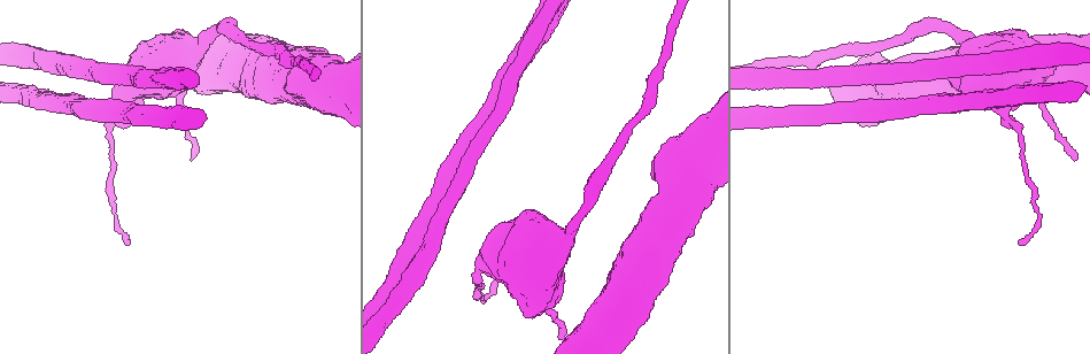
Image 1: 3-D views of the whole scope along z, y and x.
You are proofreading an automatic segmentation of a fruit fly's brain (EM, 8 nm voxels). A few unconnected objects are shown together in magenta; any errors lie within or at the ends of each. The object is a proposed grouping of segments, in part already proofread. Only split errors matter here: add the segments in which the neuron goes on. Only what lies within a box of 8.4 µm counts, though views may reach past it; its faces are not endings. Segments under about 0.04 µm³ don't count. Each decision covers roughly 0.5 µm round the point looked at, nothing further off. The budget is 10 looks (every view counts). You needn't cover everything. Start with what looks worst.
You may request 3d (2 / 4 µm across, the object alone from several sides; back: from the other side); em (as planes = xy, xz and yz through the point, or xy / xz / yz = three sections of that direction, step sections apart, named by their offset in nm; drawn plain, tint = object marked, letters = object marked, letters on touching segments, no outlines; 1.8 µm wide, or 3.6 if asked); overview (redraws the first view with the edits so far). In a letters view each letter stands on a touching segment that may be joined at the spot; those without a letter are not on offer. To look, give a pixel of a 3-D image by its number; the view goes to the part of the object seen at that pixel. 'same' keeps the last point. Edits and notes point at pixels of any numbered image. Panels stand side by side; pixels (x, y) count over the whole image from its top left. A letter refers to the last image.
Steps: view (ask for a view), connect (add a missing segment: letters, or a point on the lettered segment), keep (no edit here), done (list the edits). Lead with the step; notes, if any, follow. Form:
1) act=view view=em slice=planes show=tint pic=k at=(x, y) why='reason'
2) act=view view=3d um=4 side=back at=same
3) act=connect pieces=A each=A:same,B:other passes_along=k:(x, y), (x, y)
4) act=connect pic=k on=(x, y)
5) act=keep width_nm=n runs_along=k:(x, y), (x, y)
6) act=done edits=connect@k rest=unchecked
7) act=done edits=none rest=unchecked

act=view view=3d um=2 pic=1 at=(1019, 244) why='long arm stops here'

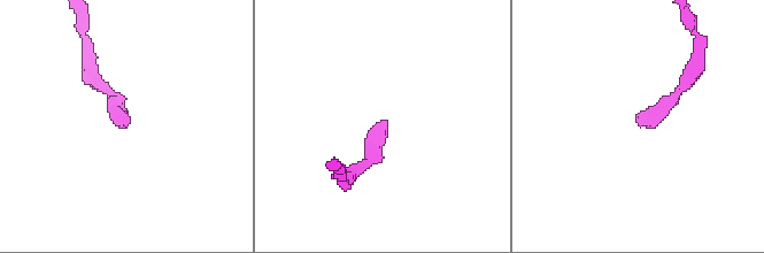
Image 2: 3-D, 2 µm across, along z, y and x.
act=view view=em slice=planes show=plain pic=2 at=(639, 123)

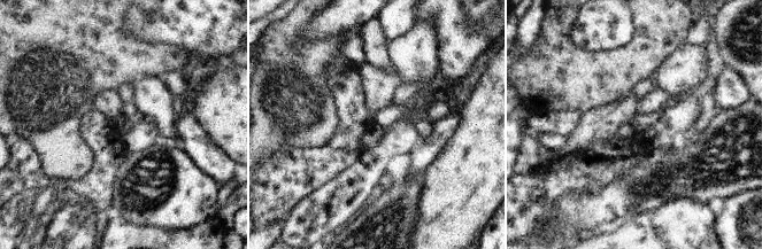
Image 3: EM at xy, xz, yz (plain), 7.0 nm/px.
act=view view=em slice=planes show=letters at=same why='see the neighbours'

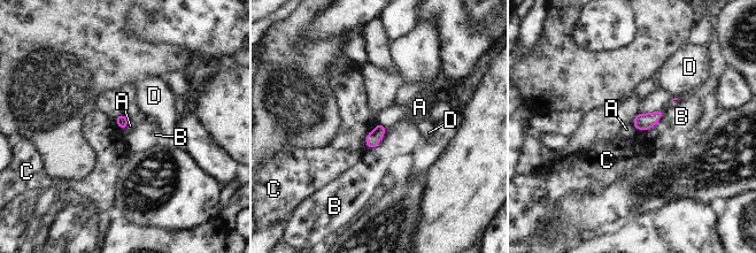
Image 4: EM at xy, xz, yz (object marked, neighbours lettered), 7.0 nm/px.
act=keep each=A:other,B:other,C:other,D:other found='none of them fits'

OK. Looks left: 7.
act=view view=em um=3.6 slice=xy step=8 show=tint pic=1 at=(1006, 87) why='closes a loop'

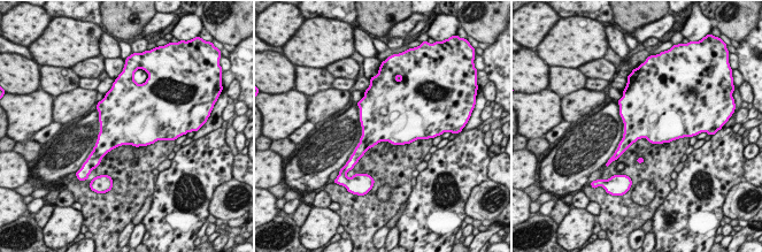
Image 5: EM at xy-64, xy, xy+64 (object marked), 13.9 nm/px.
act=view view=em um=3.6 slice=xy step=8 show=letters at=same why='what lies round it'

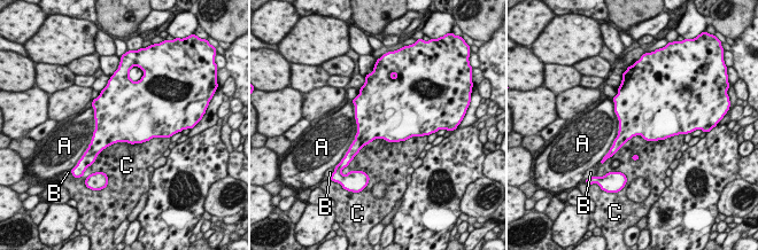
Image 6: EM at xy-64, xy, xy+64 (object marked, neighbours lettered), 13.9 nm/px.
act=keep each=A:other,B:other,C:other found='none of them fits'

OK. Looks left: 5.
act=view view=em slice=xy step=8 show=tint pic=1 at=(1075, 158) why='end of a long branch'

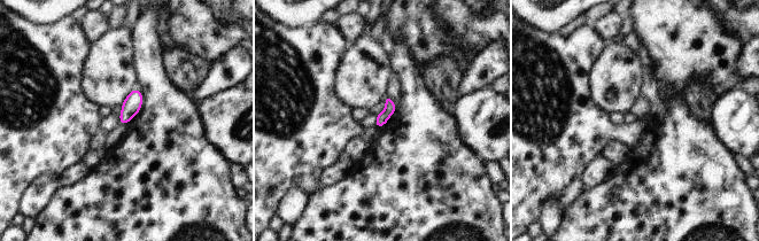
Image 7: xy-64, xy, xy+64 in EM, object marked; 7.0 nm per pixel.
act=view view=em slice=planes show=letters at=same

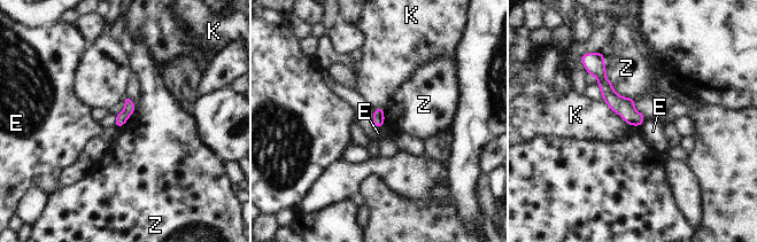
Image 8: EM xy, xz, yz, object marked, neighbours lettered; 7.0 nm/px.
act=keep each=E:other,K:other,Z:other border=8:(602, 53), (613, 90), (635, 100) found='none of them fits'

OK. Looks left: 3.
act=done edits=none rest=unchecked

